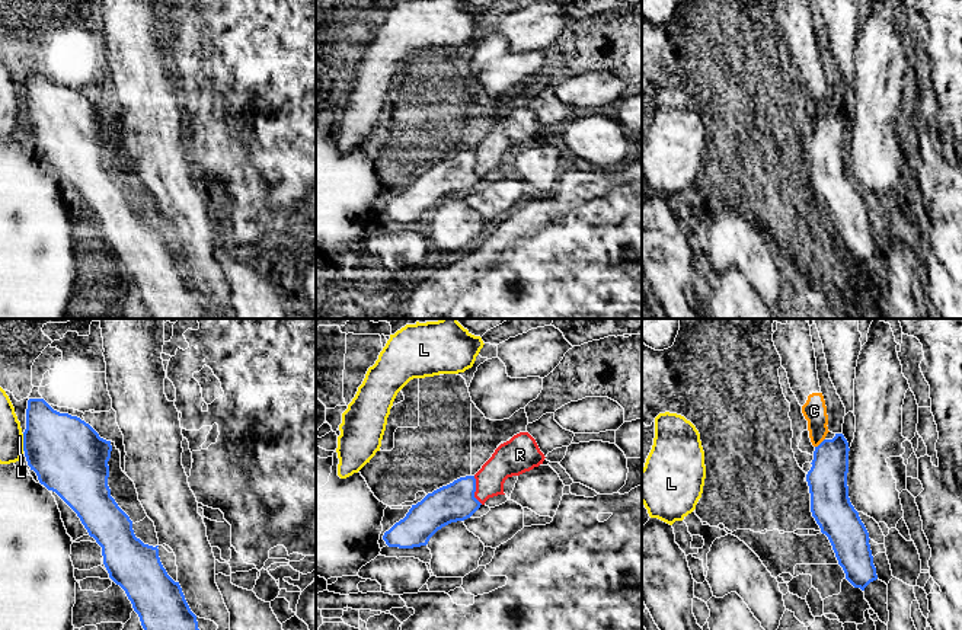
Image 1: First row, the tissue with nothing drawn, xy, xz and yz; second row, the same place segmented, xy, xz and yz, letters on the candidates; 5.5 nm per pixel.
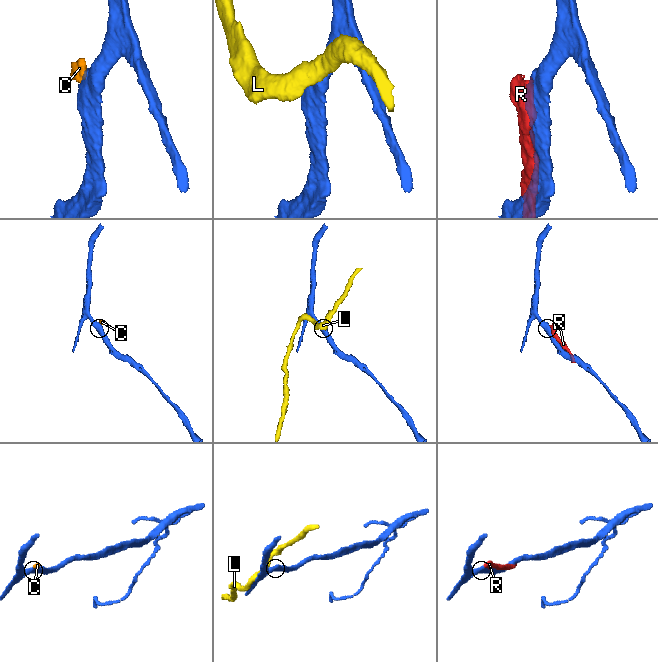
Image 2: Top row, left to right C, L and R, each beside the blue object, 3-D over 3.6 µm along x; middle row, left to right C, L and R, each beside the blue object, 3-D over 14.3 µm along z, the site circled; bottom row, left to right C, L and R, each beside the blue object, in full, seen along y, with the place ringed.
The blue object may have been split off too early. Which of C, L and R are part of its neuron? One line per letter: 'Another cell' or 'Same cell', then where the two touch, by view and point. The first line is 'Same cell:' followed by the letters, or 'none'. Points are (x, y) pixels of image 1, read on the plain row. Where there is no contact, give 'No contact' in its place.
Same cell: none
C: Another cell. Touches blue at yz (821, 117)
L: Another cell. Touches blue at xy (24, 117)
R: Another cell. Touches blue at xz (475, 165)

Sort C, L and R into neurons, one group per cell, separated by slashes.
C R / L

